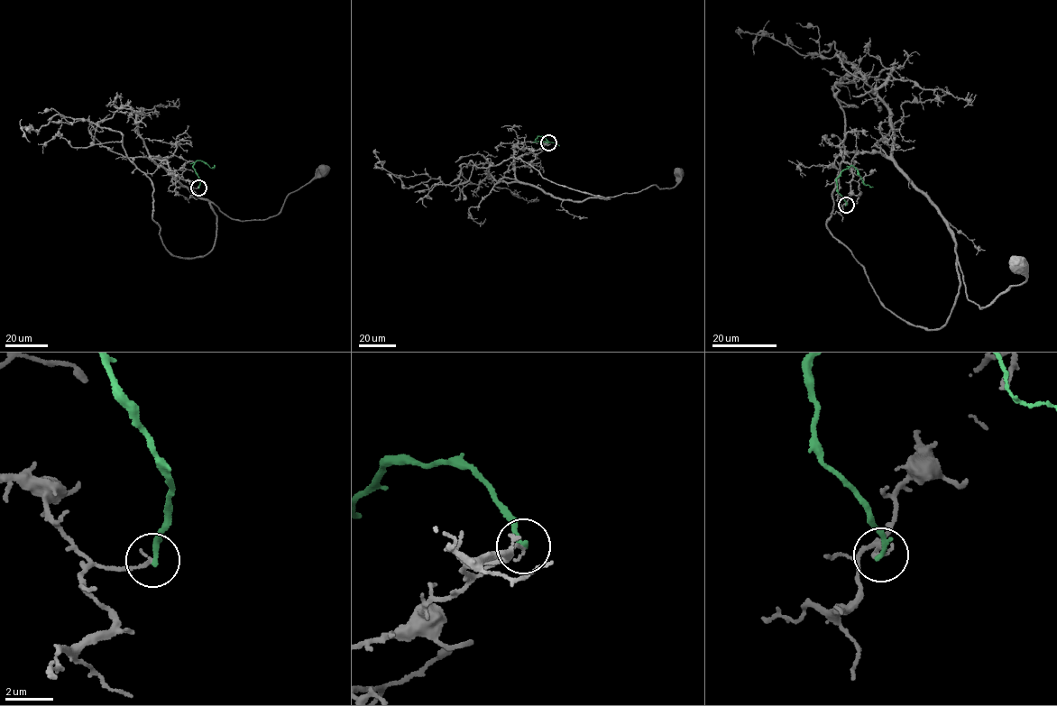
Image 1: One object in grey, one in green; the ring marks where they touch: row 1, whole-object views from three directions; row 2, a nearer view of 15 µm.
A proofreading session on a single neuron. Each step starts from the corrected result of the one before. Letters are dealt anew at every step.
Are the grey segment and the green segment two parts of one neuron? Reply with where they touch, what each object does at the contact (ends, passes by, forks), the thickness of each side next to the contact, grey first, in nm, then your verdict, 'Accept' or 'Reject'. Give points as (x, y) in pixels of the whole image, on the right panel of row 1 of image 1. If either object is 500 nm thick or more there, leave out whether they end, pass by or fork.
Place: (846, 205). At the ring grey ends. At the ring green ends. Thickness 140 nm (grey) against 240 nm. Reject

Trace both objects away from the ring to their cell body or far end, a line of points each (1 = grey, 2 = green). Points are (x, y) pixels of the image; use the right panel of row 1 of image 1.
1: (846, 205), (852, 158), (881, 151), (935, 205), (955, 244), (969, 299), (982, 309), (1026, 281), (1015, 263)
2: (846, 205), (838, 192), (836, 180), (842, 171), (853, 166), (864, 184), (873, 187)

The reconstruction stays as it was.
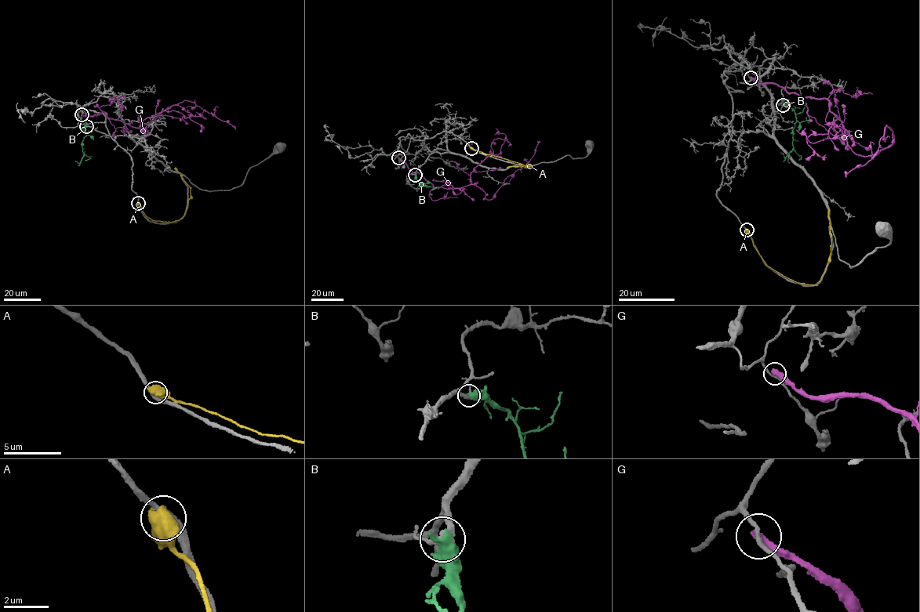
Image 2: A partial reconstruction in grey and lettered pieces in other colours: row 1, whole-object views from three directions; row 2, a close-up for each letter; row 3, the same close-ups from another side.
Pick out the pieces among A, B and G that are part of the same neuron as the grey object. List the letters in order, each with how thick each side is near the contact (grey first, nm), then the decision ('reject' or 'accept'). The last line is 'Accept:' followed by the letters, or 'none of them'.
A: 320 nm thick on the grey side, 850 nm on the other; reject
B: 180 nm thick on the grey side, 650 nm on the other; accept
G: 180 nm thick on the grey side, 420 nm on the other; reject
Accept: B

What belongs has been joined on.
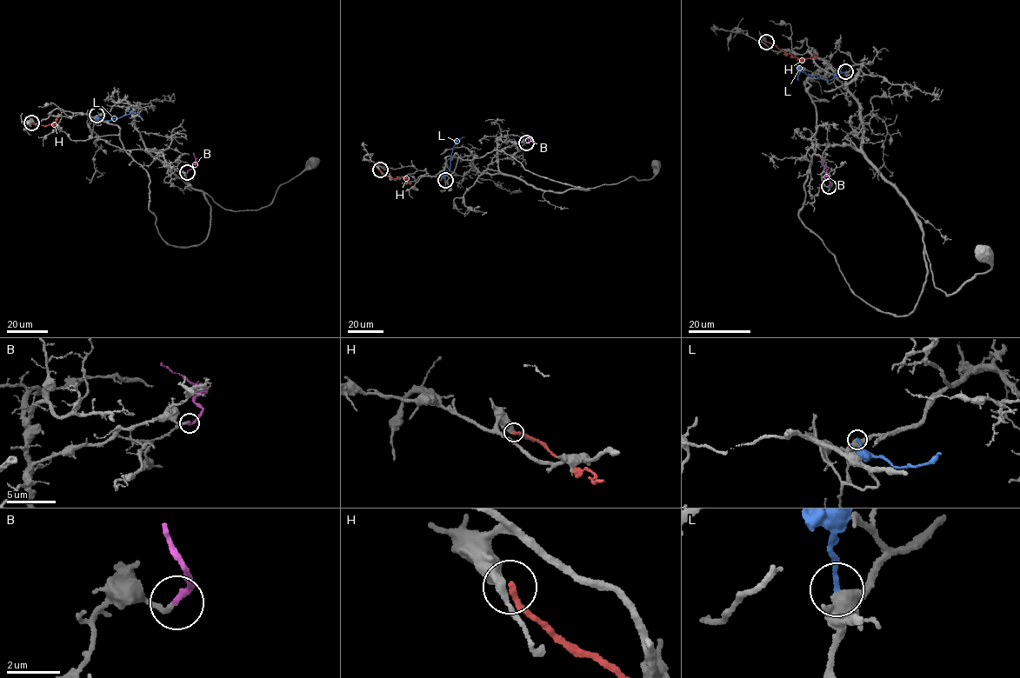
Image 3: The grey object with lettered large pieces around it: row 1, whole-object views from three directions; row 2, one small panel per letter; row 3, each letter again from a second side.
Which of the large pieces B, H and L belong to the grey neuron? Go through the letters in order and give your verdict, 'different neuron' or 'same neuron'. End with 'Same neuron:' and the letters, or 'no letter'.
B: same neuron
H: different neuron
L: different neuron
Same neuron: B

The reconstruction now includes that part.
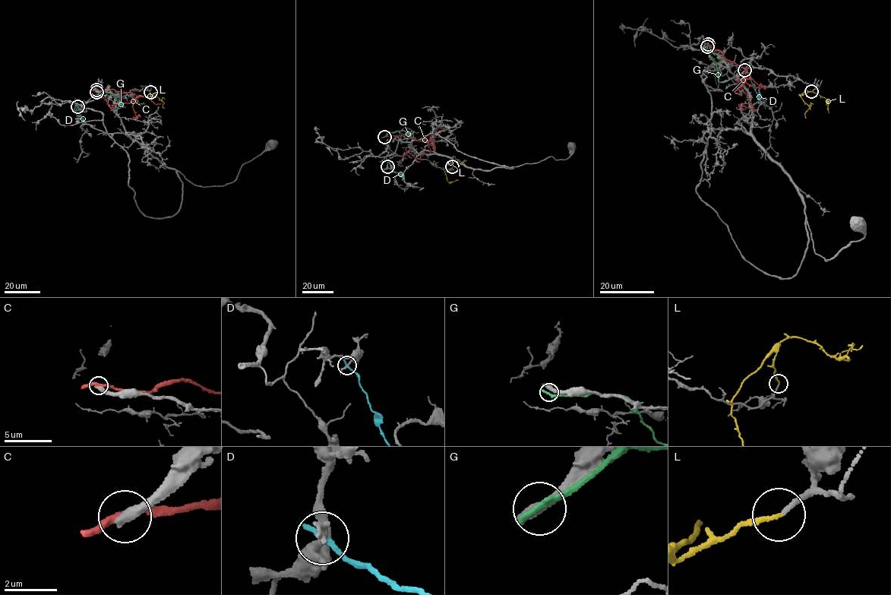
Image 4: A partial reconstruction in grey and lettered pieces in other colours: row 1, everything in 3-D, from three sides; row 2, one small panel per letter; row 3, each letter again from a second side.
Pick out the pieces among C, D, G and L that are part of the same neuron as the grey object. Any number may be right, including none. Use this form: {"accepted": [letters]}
{"accepted": ["L"]}

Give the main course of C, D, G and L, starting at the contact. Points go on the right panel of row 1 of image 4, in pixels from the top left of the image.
C: (708, 43), (765, 89), (743, 80), (748, 64)
D: (745, 70), (757, 95), (766, 101)
G: (707, 46), (718, 72), (718, 87)
L: (811, 91), (800, 96), (810, 91), (823, 97), (829, 112)

